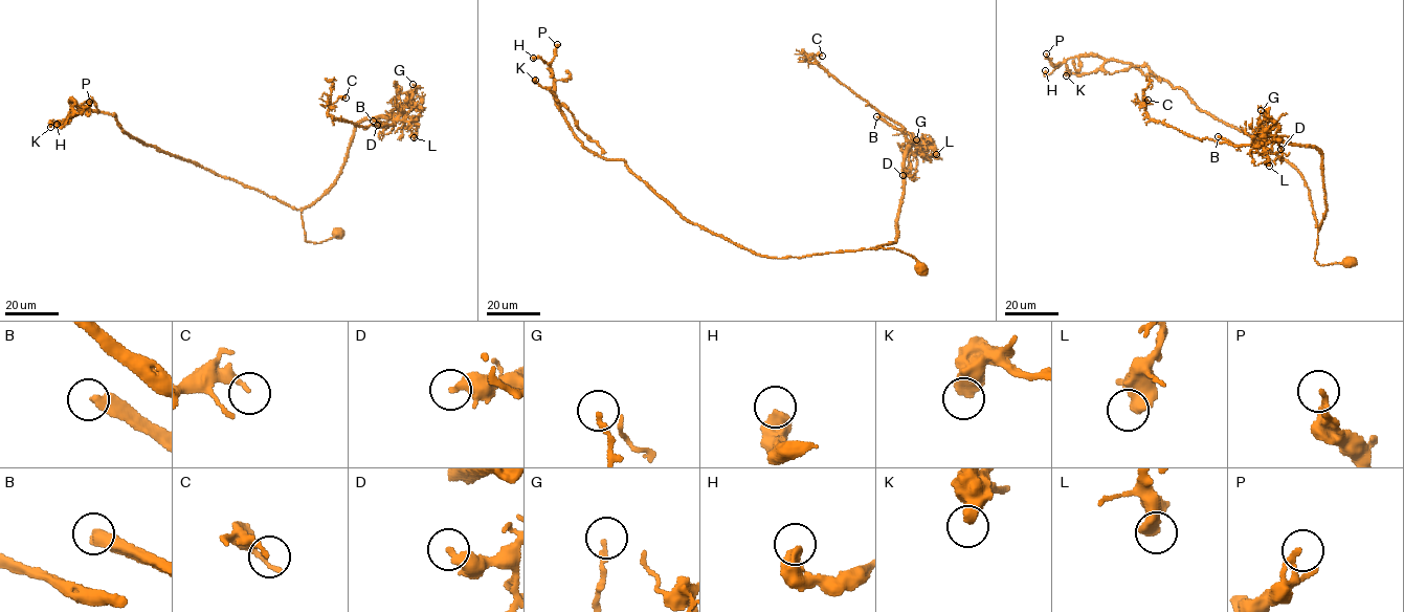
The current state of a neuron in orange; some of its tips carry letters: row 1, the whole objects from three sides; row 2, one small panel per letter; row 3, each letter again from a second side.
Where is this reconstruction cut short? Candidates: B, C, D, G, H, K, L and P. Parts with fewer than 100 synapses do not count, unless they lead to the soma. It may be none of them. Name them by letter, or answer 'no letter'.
B

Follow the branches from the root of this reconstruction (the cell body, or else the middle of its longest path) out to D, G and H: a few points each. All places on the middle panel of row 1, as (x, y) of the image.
D: (922, 270), (914, 258), (899, 250), (871, 248), (895, 240), (904, 157), (910, 145), (912, 168), (903, 175)
G: (922, 270), (899, 250), (871, 248), (895, 240), (904, 157), (912, 140), (911, 151), (916, 151), (916, 139)
H: (922, 270), (881, 246), (765, 257), (690, 223), (624, 160), (583, 145), (556, 105), (551, 66), (533, 58)

